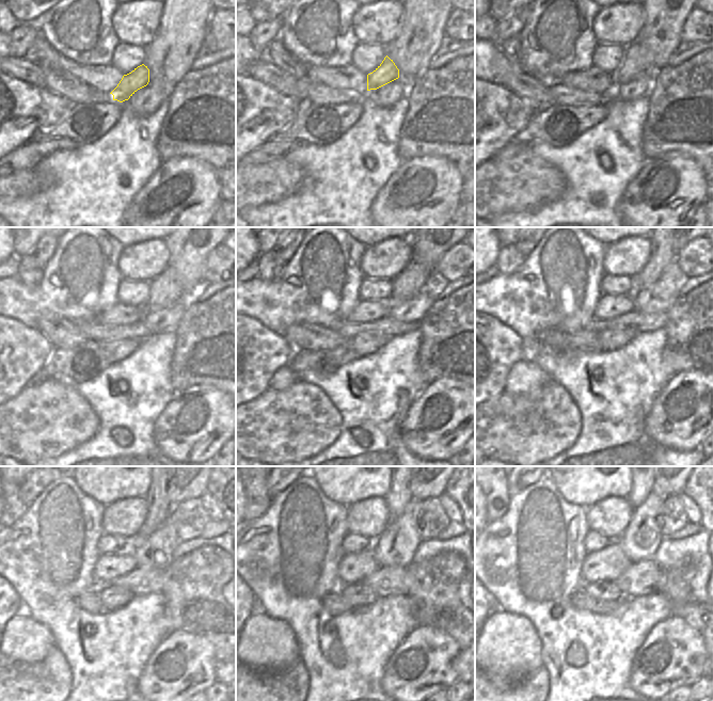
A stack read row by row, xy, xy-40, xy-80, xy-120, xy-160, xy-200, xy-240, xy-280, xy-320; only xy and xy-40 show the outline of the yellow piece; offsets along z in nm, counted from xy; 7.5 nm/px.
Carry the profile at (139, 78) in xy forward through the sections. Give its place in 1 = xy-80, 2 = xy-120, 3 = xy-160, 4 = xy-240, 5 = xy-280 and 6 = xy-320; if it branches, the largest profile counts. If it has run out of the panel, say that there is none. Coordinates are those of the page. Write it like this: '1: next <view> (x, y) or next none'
1: next xy-80 (633, 64)
2: next xy-120 (164, 290)
3: next xy-160 (408, 284)
4: next xy-240 (159, 507)
5: next xy-280 (398, 496)
6: next xy-320 (640, 488)

